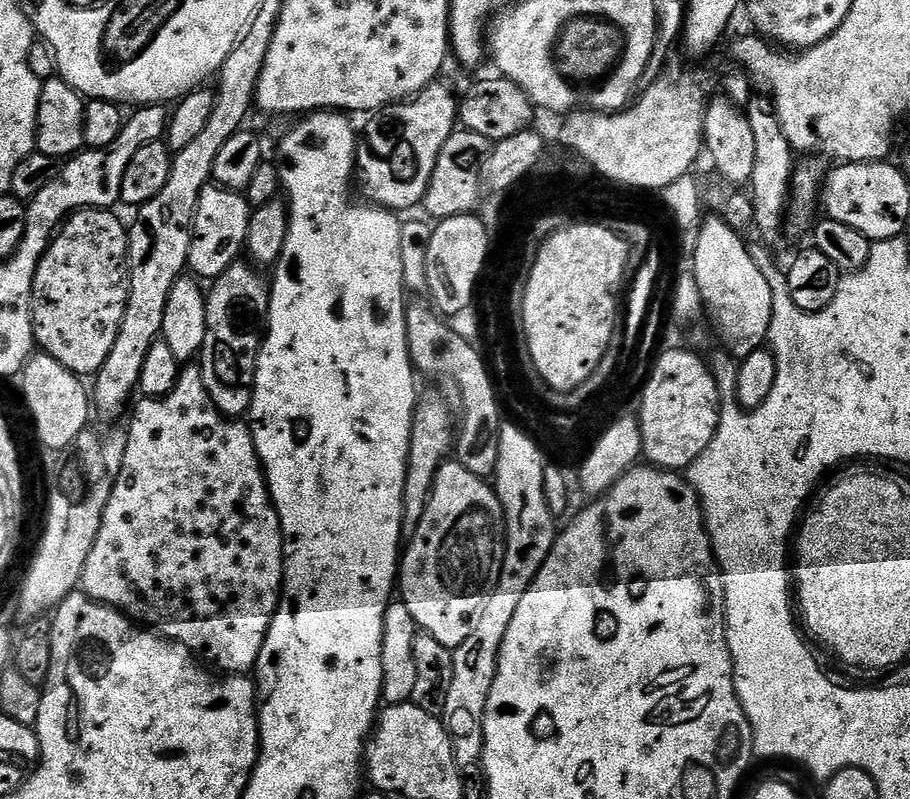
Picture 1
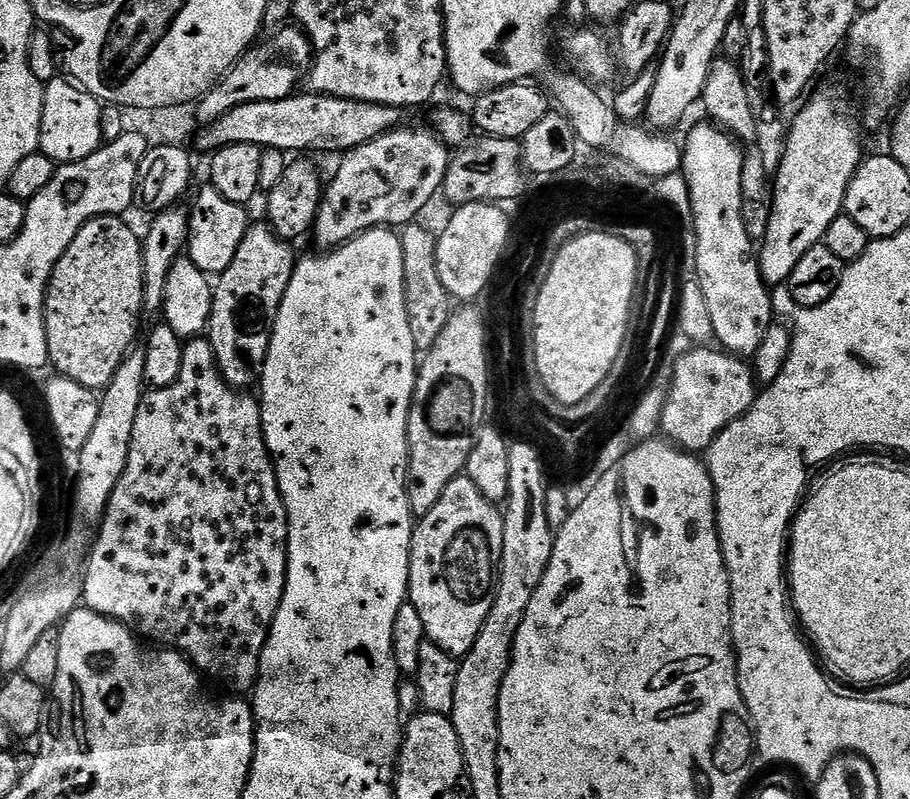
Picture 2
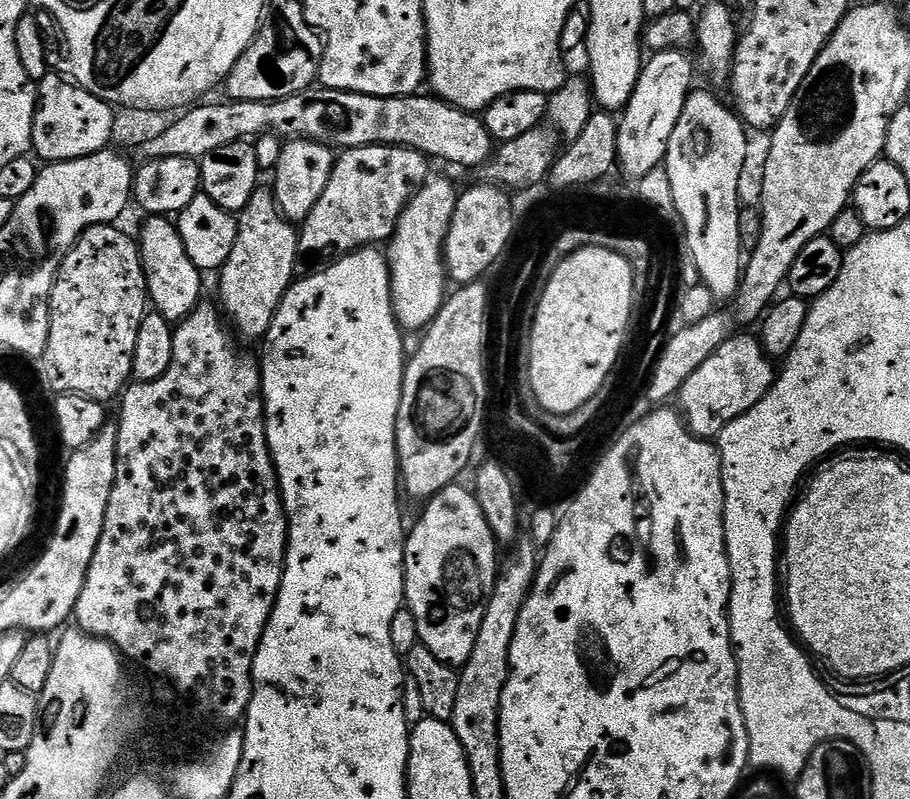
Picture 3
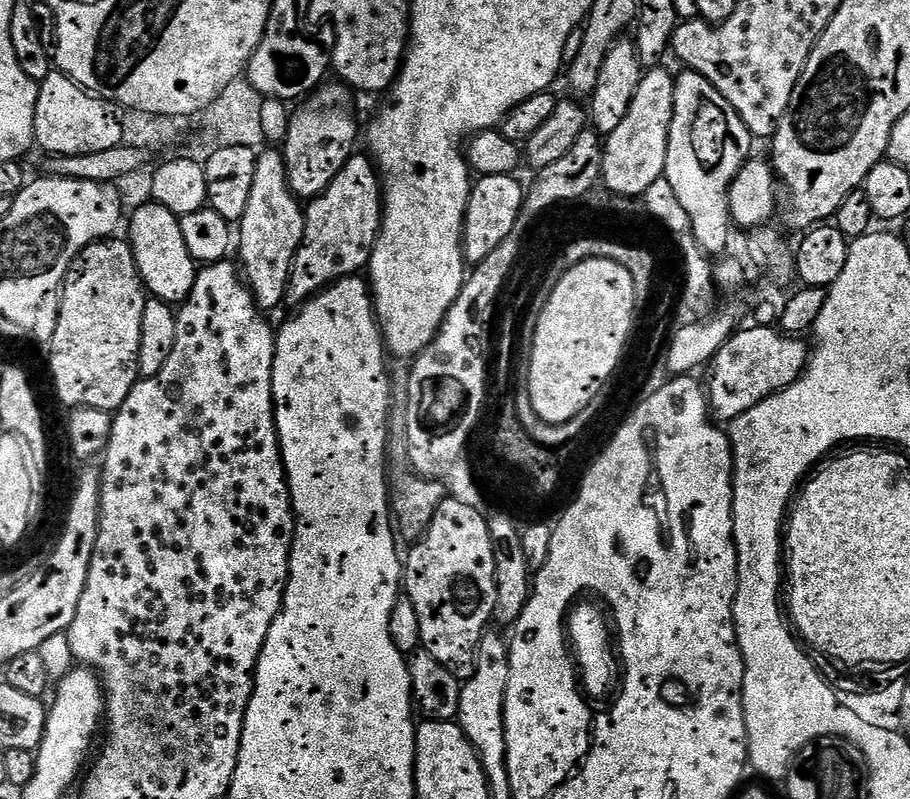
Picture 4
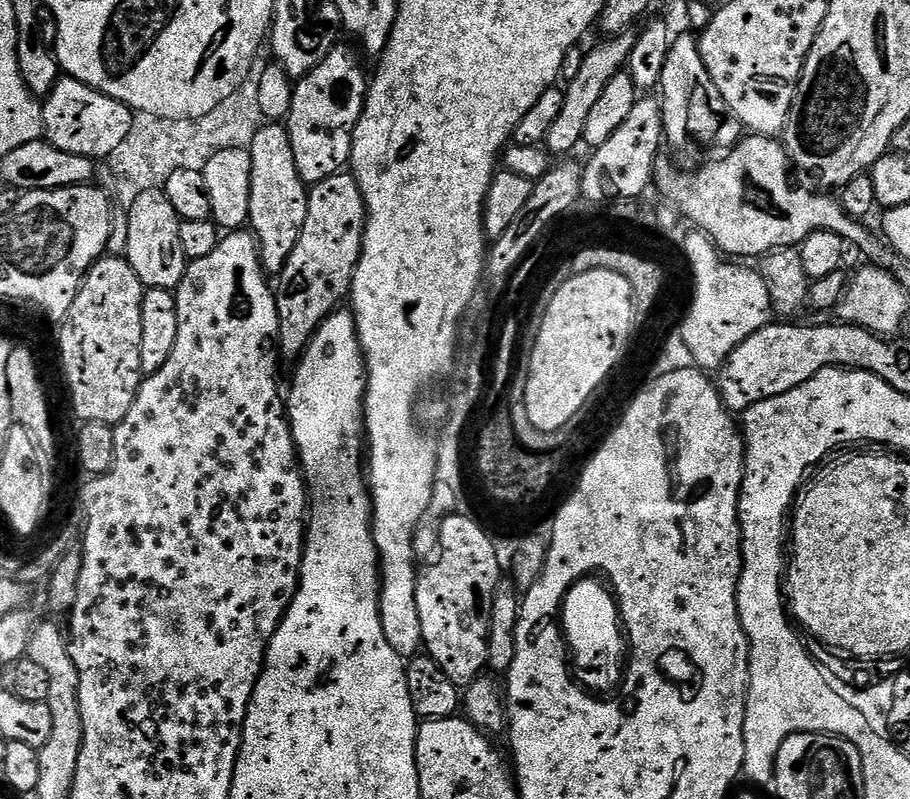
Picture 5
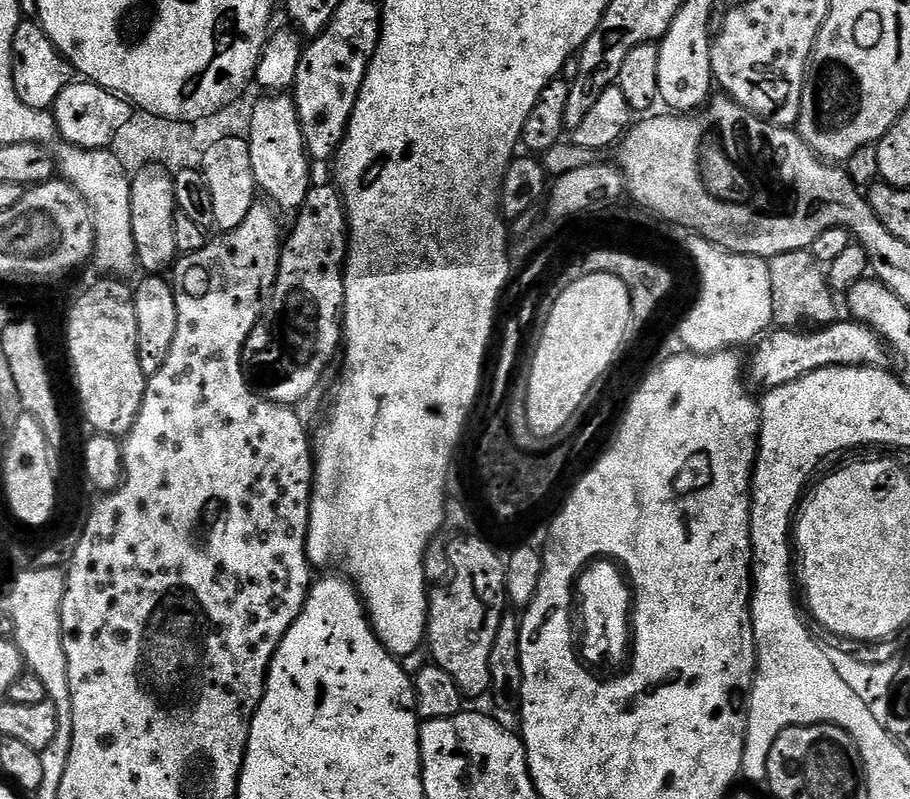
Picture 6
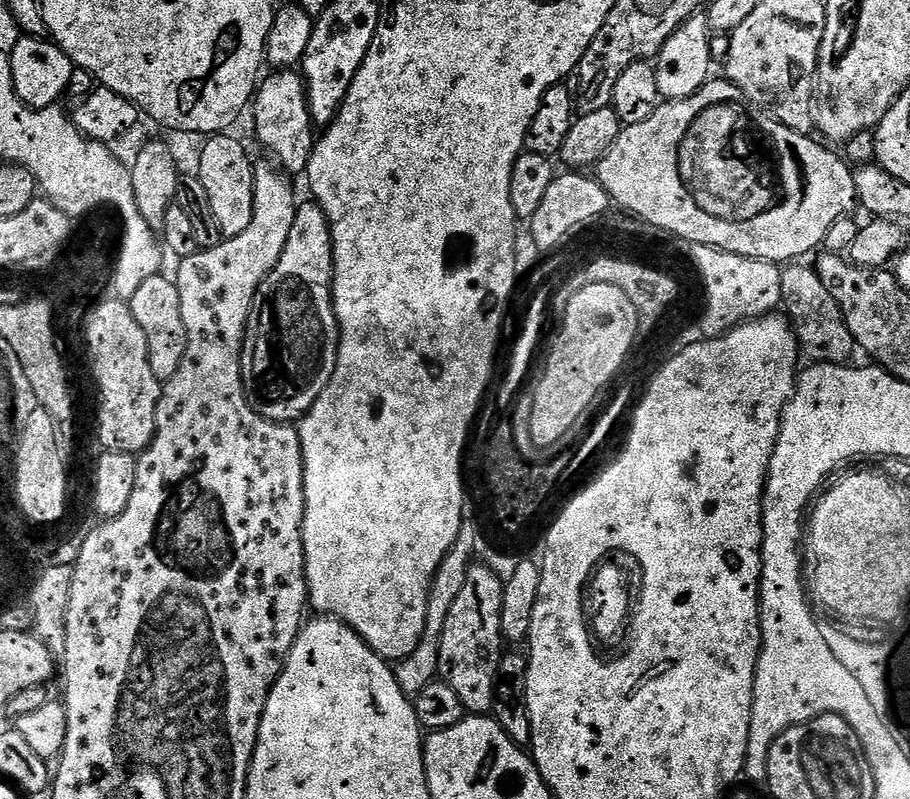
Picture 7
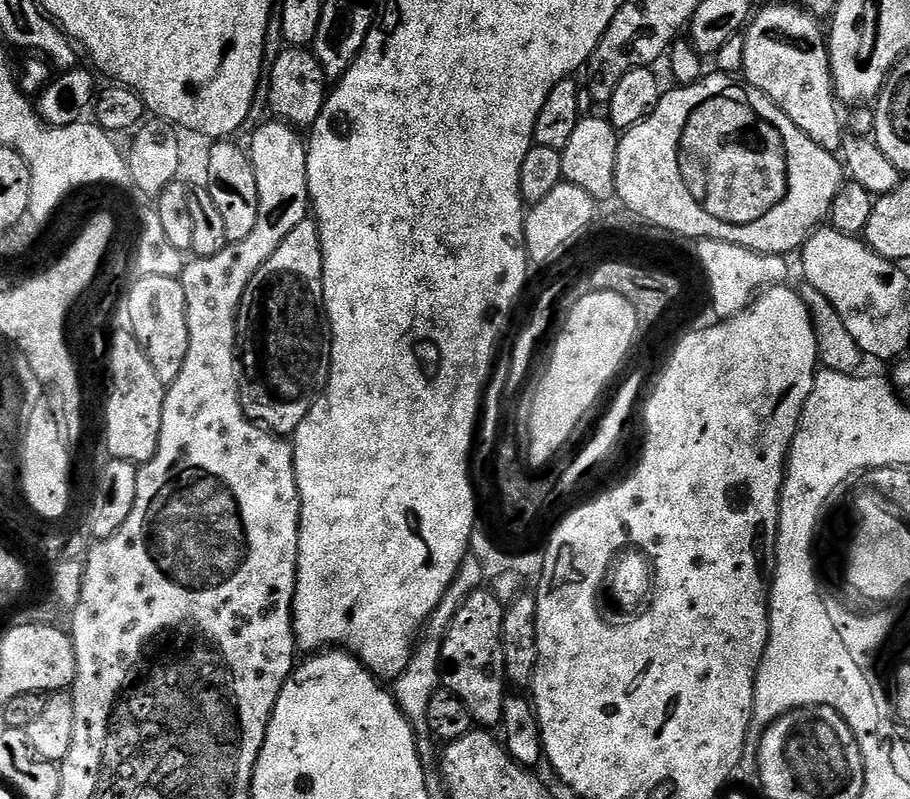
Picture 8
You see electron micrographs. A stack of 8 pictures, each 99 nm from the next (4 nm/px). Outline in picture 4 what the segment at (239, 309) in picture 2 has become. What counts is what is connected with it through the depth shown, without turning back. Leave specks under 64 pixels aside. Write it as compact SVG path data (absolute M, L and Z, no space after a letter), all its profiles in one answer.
M280 150L261 151L254 166L254 186L250 186L250 202L246 214L238 222L238 267L244 283L256 299L261 310L276 308L285 303L288 275L300 243L304 237L305 209L301 201L288 188L288 175L284 153Z

